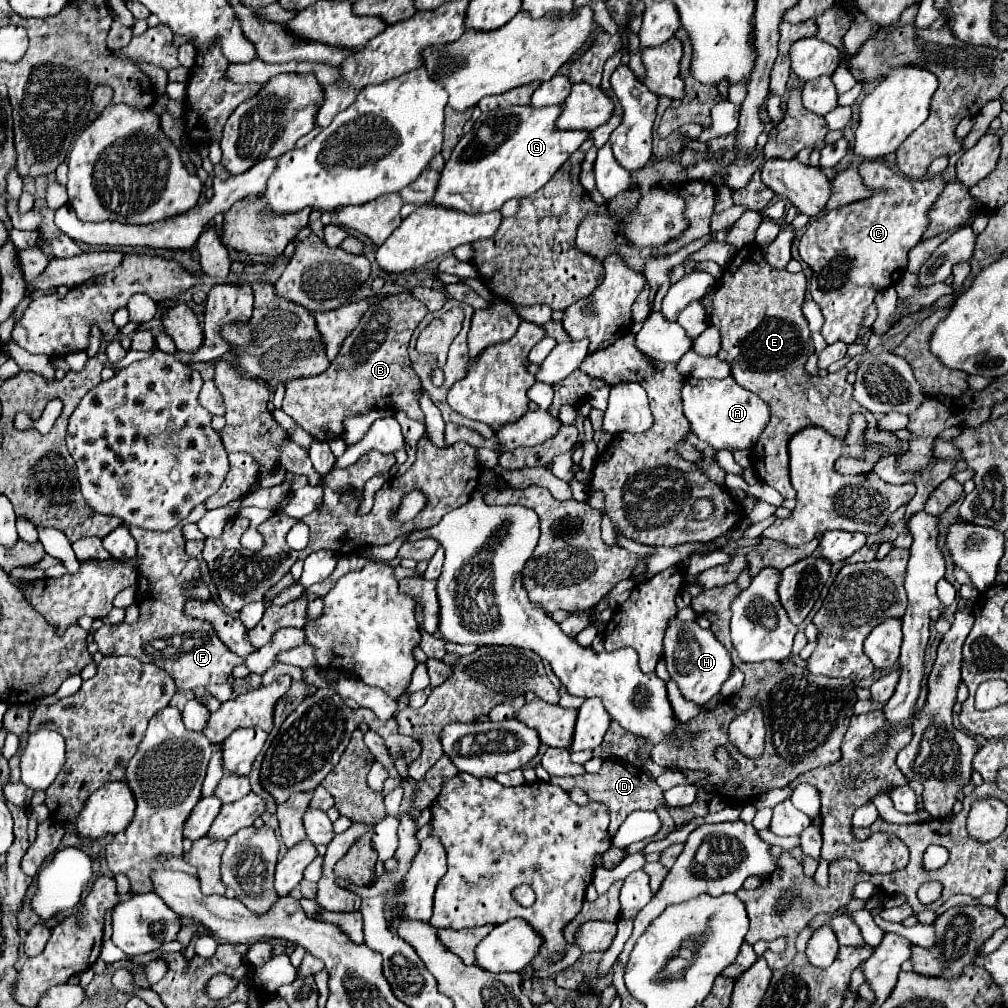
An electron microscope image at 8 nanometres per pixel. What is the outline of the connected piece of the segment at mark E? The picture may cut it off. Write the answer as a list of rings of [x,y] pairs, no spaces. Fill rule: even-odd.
[[[748,244],[736,252],[736,260],[702,298],[708,324],[716,326],[722,334],[718,358],[730,362],[732,370],[736,364],[748,368],[748,374],[752,374],[752,392],[770,406],[770,422],[752,448],[752,468],[758,480],[778,490],[782,498],[796,496],[788,476],[788,442],[802,428],[820,426],[832,436],[844,438],[848,418],[854,412],[862,412],[866,416],[864,438],[880,438],[880,444],[890,452],[900,450],[900,440],[892,432],[876,430],[876,418],[852,398],[852,385],[846,379],[849,371],[845,367],[825,377],[806,378],[804,364],[814,352],[808,322],[800,310],[806,289],[804,272],[790,274],[786,270],[774,270],[764,260],[760,246]]]

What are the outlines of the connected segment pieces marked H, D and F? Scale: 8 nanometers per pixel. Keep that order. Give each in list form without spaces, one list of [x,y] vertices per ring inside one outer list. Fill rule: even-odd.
[[[676,616],[670,618],[670,624],[666,628],[664,636],[664,654],[666,654],[666,668],[680,686],[680,692],[686,700],[704,706],[712,696],[720,692],[720,686],[730,676],[732,660],[726,648],[714,638],[710,630],[702,630],[696,620],[682,622]]]
[[[602,762],[602,768],[598,774],[582,774],[576,778],[550,778],[550,782],[562,786],[566,792],[570,788],[582,788],[590,800],[604,802],[610,808],[610,836],[616,834],[620,824],[626,820],[626,816],[634,810],[654,810],[658,804],[664,804],[662,788],[640,768],[628,764],[628,762]]]
[[[204,504],[196,506],[188,517],[170,532],[150,532],[130,526],[130,534],[136,540],[136,568],[138,568],[138,608],[140,618],[136,624],[120,624],[118,628],[102,626],[94,632],[94,642],[102,656],[138,656],[142,662],[154,662],[170,672],[178,690],[192,690],[196,686],[224,684],[232,676],[234,666],[244,664],[244,658],[226,648],[208,620],[194,620],[184,614],[186,600],[212,600],[198,560],[184,552],[182,526],[200,520],[207,512]],[[194,582],[194,588],[188,584]]]

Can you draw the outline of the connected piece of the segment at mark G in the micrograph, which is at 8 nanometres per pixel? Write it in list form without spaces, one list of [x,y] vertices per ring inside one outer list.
[[[562,104],[546,106],[546,108],[508,106],[482,114],[474,122],[474,128],[468,134],[464,134],[462,140],[452,150],[450,160],[440,172],[436,194],[428,204],[446,206],[450,210],[458,210],[466,214],[484,214],[484,212],[500,210],[502,204],[510,198],[530,196],[536,190],[540,190],[554,176],[554,172],[570,158],[570,154],[578,150],[580,144],[588,138],[588,132],[584,130],[566,130],[566,132],[556,130],[554,122],[560,116],[560,112],[562,112]]]

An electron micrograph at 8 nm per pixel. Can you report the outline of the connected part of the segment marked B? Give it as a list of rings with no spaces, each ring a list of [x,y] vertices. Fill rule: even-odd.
[[[402,290],[372,304],[360,318],[360,325],[345,338],[336,360],[324,374],[286,382],[282,410],[316,440],[342,436],[344,418],[382,408],[404,410],[408,418],[424,424],[424,412],[420,410],[418,396],[414,394],[420,386],[420,378],[412,370],[408,342],[414,328],[426,314],[428,308],[416,300],[410,290]],[[359,337],[360,346],[354,346]]]

